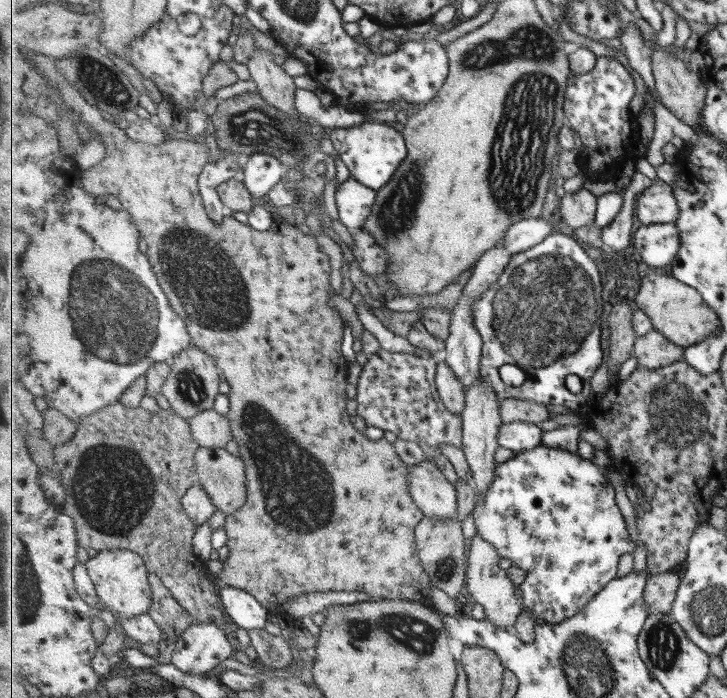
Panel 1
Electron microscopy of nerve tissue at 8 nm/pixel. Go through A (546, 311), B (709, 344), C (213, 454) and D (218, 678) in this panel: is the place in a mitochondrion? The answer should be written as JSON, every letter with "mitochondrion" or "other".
{"A":"mitochondrion","B":"other","C":"other","D":"other"}

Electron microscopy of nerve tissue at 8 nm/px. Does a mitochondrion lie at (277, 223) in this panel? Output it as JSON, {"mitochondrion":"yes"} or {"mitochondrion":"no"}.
{"mitochondrion":"no"}

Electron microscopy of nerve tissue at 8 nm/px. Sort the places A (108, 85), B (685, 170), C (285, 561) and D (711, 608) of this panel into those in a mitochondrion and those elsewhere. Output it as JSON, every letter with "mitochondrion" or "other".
{"A":"mitochondrion","B":"other","C":"other","D":"mitochondrion"}

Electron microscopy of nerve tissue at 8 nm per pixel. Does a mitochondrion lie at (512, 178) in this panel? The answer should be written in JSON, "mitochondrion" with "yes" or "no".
{"mitochondrion":"yes"}

